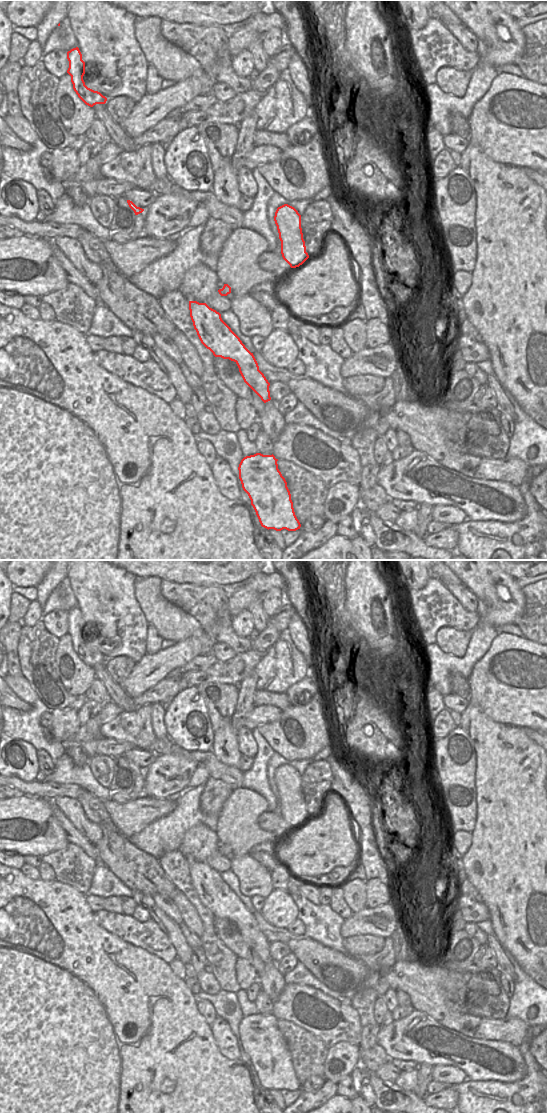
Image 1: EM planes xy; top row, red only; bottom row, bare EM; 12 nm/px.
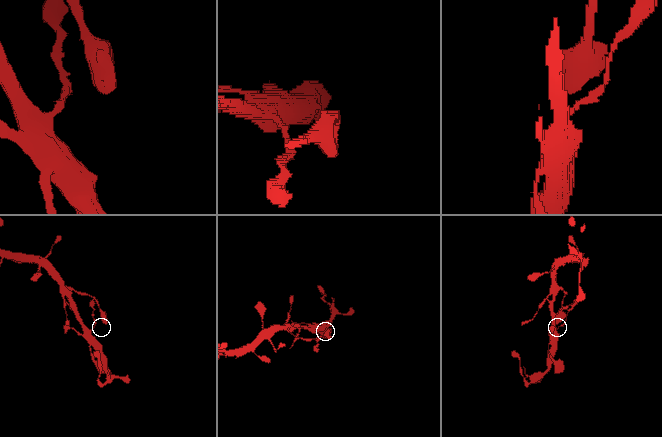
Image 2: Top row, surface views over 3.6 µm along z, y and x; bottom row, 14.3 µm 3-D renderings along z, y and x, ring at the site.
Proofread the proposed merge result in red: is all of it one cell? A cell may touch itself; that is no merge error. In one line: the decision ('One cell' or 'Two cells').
Two cells.

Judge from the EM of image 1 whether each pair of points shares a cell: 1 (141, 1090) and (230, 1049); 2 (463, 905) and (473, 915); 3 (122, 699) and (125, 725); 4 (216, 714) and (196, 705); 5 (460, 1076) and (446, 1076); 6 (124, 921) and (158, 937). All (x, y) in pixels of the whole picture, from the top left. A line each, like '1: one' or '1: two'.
1: two
2: one
3: two
4: two
5: one
6: one

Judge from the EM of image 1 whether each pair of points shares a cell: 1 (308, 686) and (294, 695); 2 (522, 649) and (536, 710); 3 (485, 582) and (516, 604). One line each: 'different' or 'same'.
1: same
2: same
3: same

